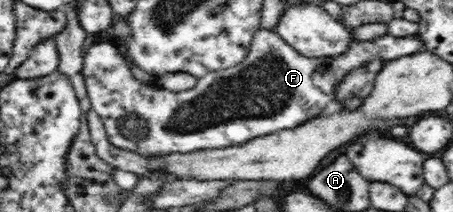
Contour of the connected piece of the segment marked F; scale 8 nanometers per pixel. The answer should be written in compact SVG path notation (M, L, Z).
M259 29L248 46L247 54L233 66L204 74L189 90L173 92L137 80L123 53L113 42L93 43L85 52L83 77L91 108L102 119L107 141L117 148L134 152L137 157L175 154L176 151L221 149L240 146L258 137L266 137L281 130L296 129L319 116L327 104L336 98L343 78L355 69L363 69L376 58L384 61L401 58L423 50L418 35L397 38L391 35L376 39L351 39L348 49L338 55L308 56L289 46L275 30Z

